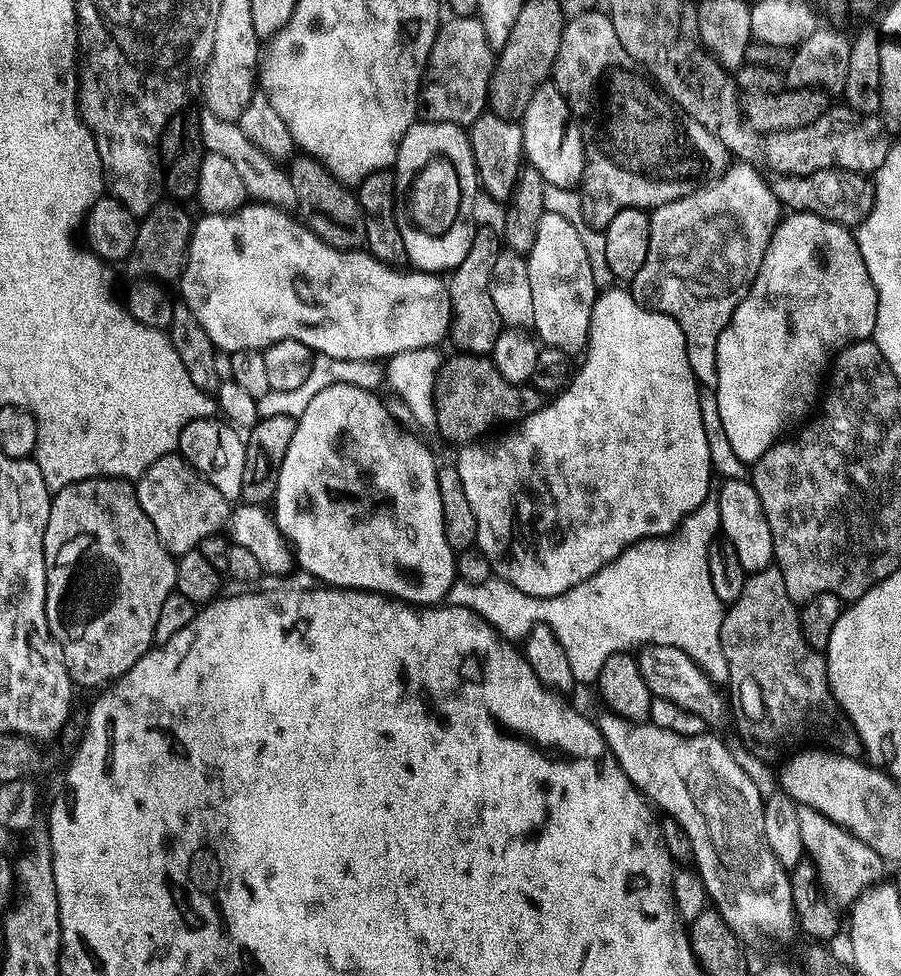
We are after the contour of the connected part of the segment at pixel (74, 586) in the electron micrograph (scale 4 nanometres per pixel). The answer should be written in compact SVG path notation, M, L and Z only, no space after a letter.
M95 476L82 482L74 482L62 490L52 493L52 505L50 506L50 518L46 522L46 534L44 535L44 561L46 562L46 622L50 634L58 642L58 646L64 655L66 670L70 674L73 685L84 688L96 688L111 685L138 662L153 647L156 636L156 627L160 624L160 615L164 612L164 603L168 600L168 588L170 592L170 554L165 550L163 542L158 534L149 525L146 518L146 510L136 497L136 485L130 480L119 480L117 476Z

